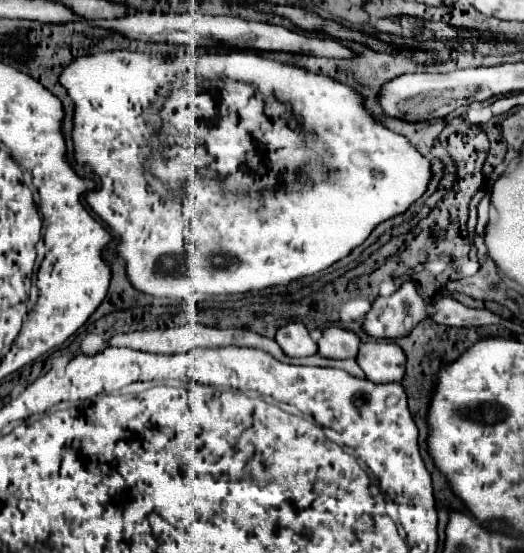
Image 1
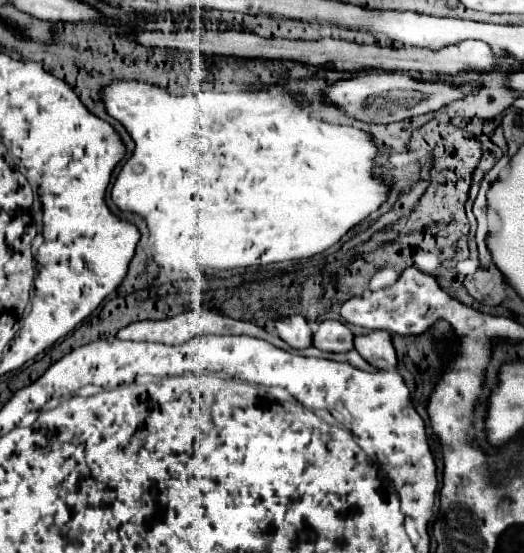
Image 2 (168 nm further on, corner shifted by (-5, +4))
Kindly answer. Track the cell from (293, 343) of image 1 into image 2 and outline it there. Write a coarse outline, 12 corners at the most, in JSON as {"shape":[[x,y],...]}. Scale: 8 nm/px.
{"shape":[[301,315],[275,323],[277,335],[293,349],[313,345]]}

